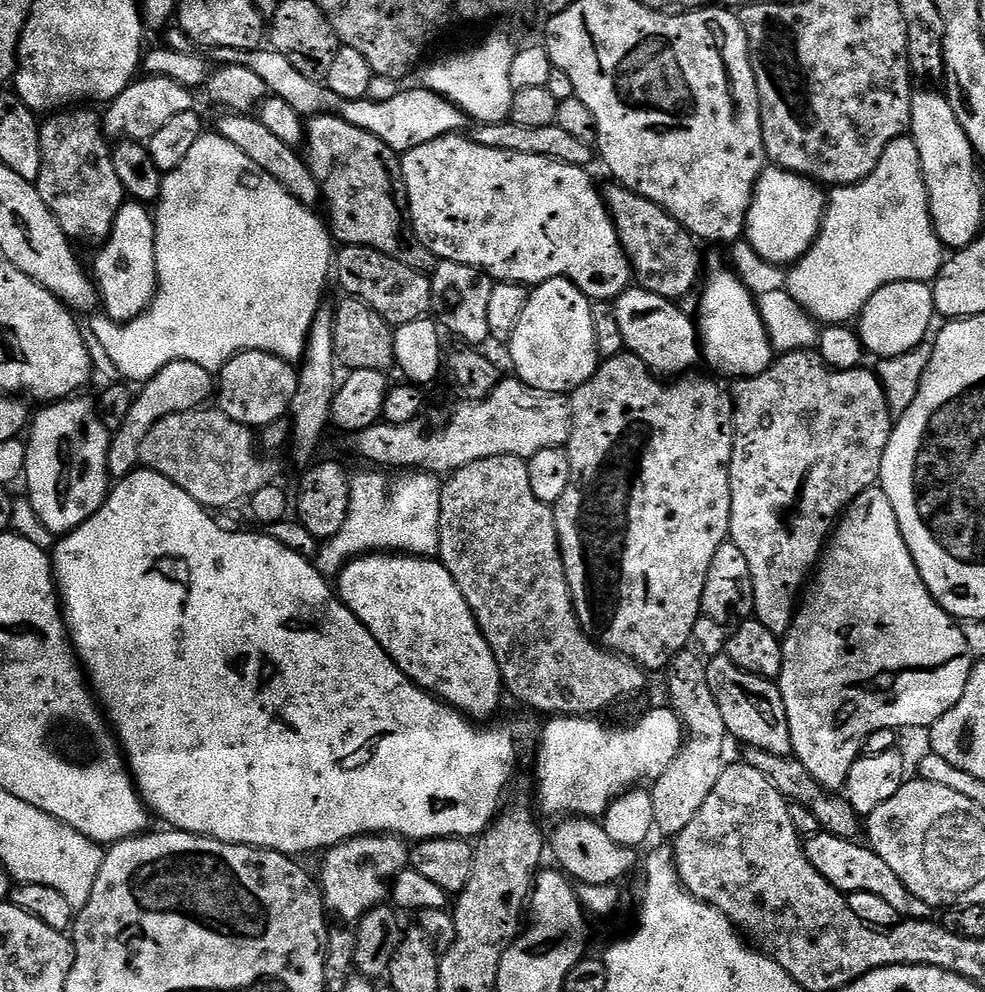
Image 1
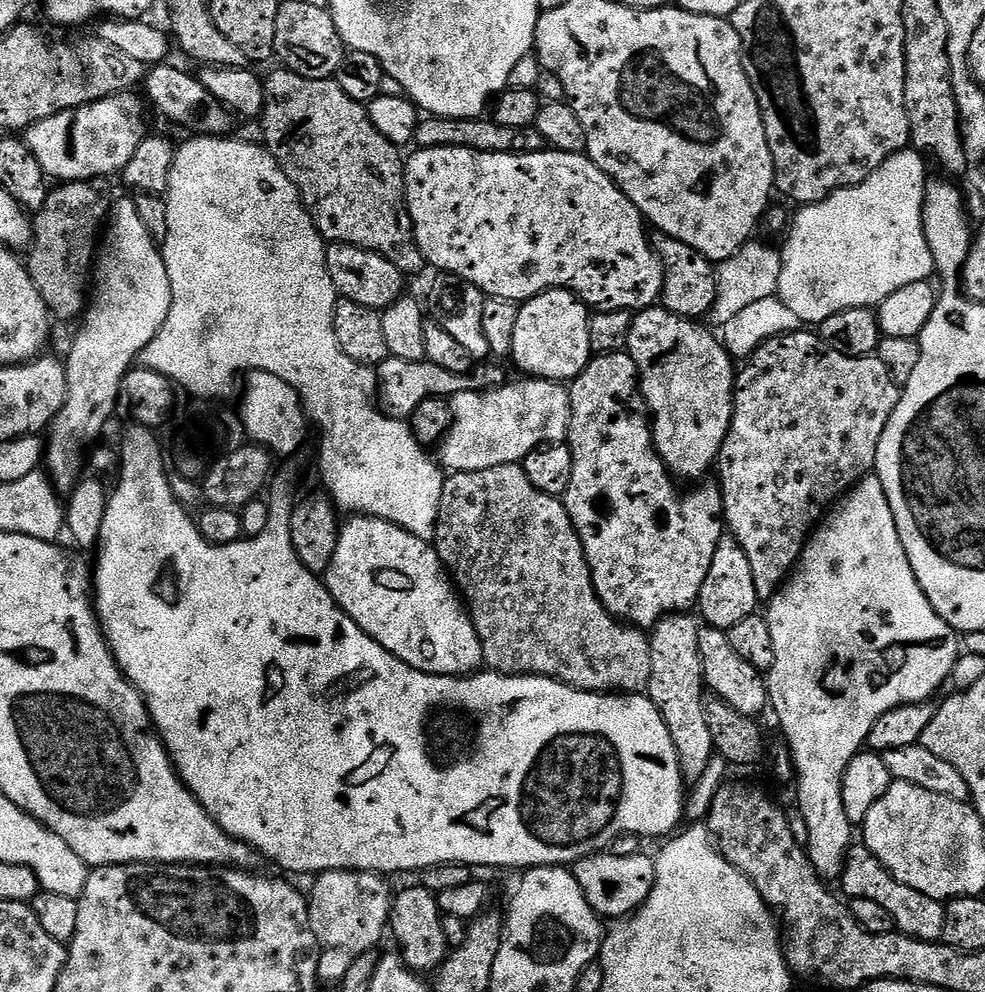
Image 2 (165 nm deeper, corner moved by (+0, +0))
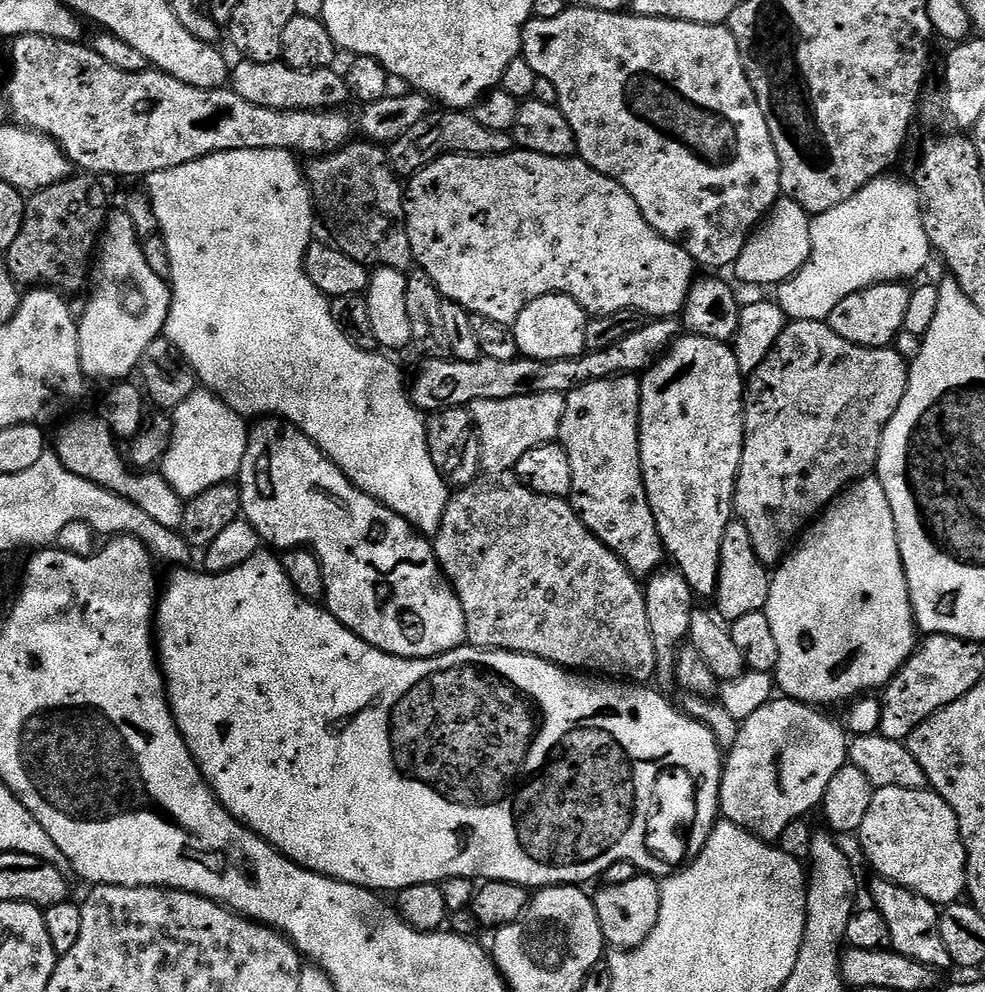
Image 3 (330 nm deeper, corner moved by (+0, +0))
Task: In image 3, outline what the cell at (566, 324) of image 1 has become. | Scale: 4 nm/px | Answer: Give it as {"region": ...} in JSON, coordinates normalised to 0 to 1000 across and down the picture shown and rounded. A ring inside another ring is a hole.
{"region":[[[565,296],[538,304],[538,308],[526,317],[519,333],[526,345],[529,360],[538,363],[578,363],[593,358],[598,324],[598,316],[587,304],[583,304],[583,300]]]}

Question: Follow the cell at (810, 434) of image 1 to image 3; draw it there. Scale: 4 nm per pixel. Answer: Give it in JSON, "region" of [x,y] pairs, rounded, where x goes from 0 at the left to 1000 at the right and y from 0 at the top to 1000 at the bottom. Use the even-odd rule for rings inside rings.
{"region":[[[806,323],[798,327],[793,339],[786,345],[785,351],[778,357],[777,363],[758,380],[755,396],[755,453],[753,454],[751,476],[747,480],[745,516],[750,527],[755,528],[757,534],[761,534],[761,542],[765,546],[765,558],[770,558],[770,563],[777,571],[791,570],[796,561],[801,559],[805,549],[809,547],[808,539],[812,535],[813,539],[862,489],[888,477],[895,450],[895,438],[904,421],[908,421],[920,397],[923,370],[923,364],[919,362],[919,359],[910,355],[909,350],[867,349],[867,345],[859,345],[859,341],[851,341],[851,337],[847,337],[847,333],[843,333],[841,326],[836,323]]]}

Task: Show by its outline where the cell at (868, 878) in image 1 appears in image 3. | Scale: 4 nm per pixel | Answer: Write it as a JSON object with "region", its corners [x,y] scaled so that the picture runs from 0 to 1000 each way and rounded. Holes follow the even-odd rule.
{"region":[[[896,885],[886,886],[884,910],[899,925],[899,933],[904,933],[906,947],[905,959],[916,962],[936,974],[944,974],[951,978],[968,975],[964,958],[956,951],[956,933],[954,932],[955,916],[948,909],[936,905],[936,901],[928,901],[916,893]]]}

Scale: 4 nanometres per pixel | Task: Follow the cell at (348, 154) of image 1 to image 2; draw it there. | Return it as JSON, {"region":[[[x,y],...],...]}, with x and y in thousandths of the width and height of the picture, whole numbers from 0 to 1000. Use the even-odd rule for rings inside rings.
{"region":[[[287,67],[281,70],[281,73],[267,78],[268,115],[262,121],[262,125],[268,128],[266,145],[301,189],[321,231],[330,243],[363,248],[400,264],[411,279],[424,277],[432,270],[432,263],[422,243],[414,203],[410,200],[412,161],[409,156],[406,158],[407,150],[381,130],[373,108],[349,94],[341,80],[307,79],[307,75],[293,73]]]}

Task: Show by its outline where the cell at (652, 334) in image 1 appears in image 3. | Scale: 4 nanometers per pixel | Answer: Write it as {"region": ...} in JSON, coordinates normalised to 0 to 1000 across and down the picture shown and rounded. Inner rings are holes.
{"region":[[[702,337],[691,338],[682,344],[682,350],[667,362],[649,380],[650,384],[650,469],[654,479],[654,489],[658,505],[664,518],[664,526],[668,530],[668,538],[674,547],[674,555],[680,561],[681,568],[701,587],[704,598],[708,602],[726,602],[729,591],[729,575],[733,558],[733,538],[737,538],[737,530],[745,524],[745,505],[747,503],[747,480],[751,476],[753,454],[755,453],[755,396],[757,394],[757,379],[751,375],[749,361],[744,352],[736,344],[722,343]]]}

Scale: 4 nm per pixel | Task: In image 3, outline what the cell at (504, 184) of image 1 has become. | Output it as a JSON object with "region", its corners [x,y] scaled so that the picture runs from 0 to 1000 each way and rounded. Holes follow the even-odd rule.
{"region":[[[521,151],[515,153],[513,157],[451,157],[440,165],[434,165],[413,182],[410,190],[410,219],[414,225],[419,263],[424,267],[425,273],[441,280],[441,288],[445,288],[447,297],[452,302],[459,302],[465,308],[469,308],[480,319],[497,321],[502,325],[510,325],[517,329],[523,327],[526,317],[530,317],[530,313],[534,313],[538,304],[551,298],[565,296],[583,300],[583,304],[591,307],[593,314],[602,320],[645,311],[658,321],[686,321],[693,316],[703,284],[709,278],[709,267],[703,258],[667,236],[660,228],[660,224],[652,220],[648,204],[644,204],[644,200],[640,200],[640,196],[636,196],[636,192],[631,192],[627,183],[615,179],[615,175],[603,171],[588,159],[551,157],[531,151]]]}

